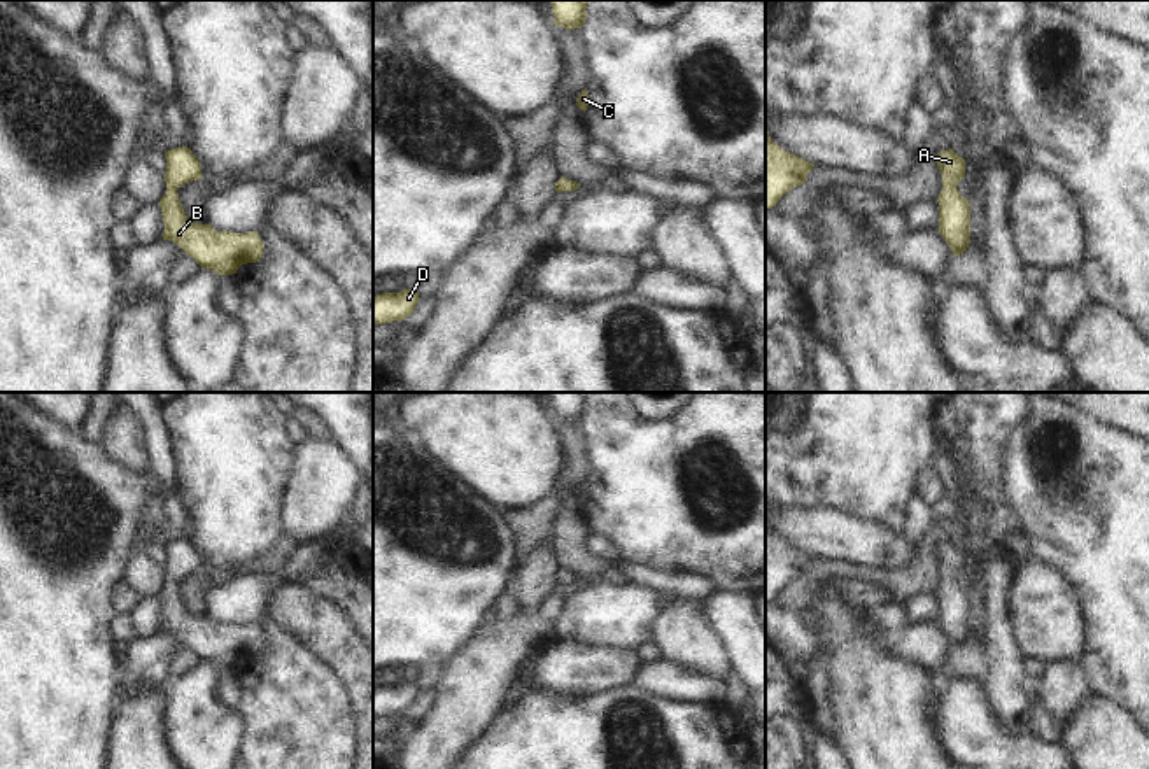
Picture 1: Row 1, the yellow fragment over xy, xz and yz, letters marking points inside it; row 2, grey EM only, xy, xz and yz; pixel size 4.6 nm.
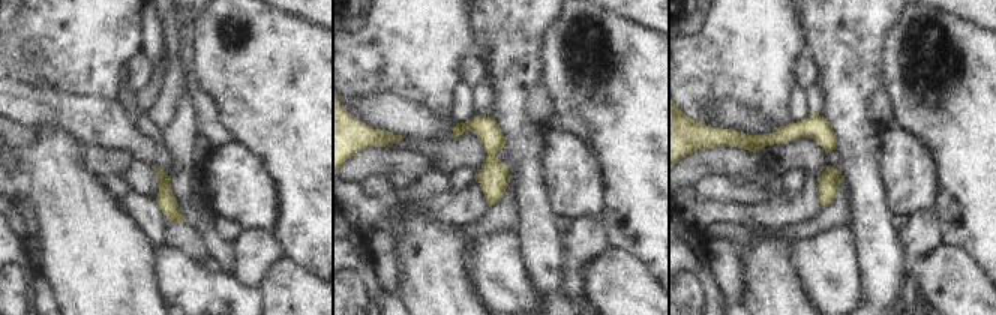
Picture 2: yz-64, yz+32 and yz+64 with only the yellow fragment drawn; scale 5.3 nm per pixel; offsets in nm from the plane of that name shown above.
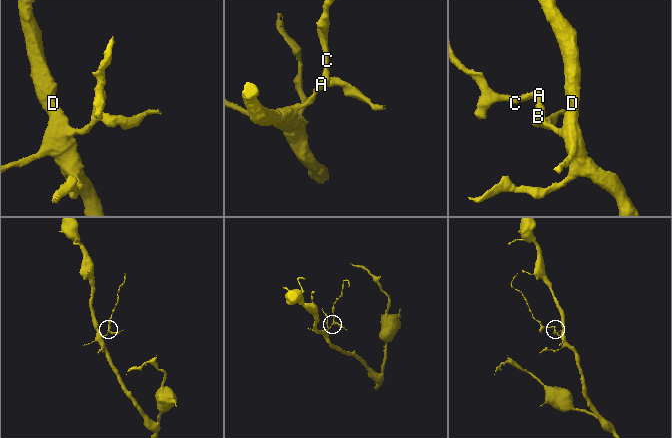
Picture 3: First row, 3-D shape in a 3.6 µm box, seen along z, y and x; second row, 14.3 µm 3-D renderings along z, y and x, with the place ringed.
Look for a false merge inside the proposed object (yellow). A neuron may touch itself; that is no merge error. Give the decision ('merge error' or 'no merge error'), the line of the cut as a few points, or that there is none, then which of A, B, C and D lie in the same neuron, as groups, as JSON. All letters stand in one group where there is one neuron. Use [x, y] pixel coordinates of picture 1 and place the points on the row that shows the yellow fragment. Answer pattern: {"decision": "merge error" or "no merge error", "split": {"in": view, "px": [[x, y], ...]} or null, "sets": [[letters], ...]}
{"decision": "no merge error", "split": null, "sets": [["A", "B", "C", "D"]]}

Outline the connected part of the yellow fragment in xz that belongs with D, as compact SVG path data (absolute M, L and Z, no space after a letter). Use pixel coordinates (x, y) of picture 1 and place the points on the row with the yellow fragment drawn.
M415 289L373 296L373 324L401 322L415 310L419 300Z

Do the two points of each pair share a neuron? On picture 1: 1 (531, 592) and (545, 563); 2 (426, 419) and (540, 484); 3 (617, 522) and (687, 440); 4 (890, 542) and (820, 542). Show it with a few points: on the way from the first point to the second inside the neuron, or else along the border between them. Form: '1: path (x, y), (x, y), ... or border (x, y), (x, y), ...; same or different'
1: path (533, 585), (538, 570); same
2: path (454, 419), (475, 419), (512, 456); same
3: path (638, 501), (673, 466), (673, 461); same
4: path (873, 542), (838, 542); same

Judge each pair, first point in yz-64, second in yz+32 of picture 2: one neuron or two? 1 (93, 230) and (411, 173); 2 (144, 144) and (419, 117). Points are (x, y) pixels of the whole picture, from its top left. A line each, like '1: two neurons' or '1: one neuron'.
1: two neurons
2: one neuron

